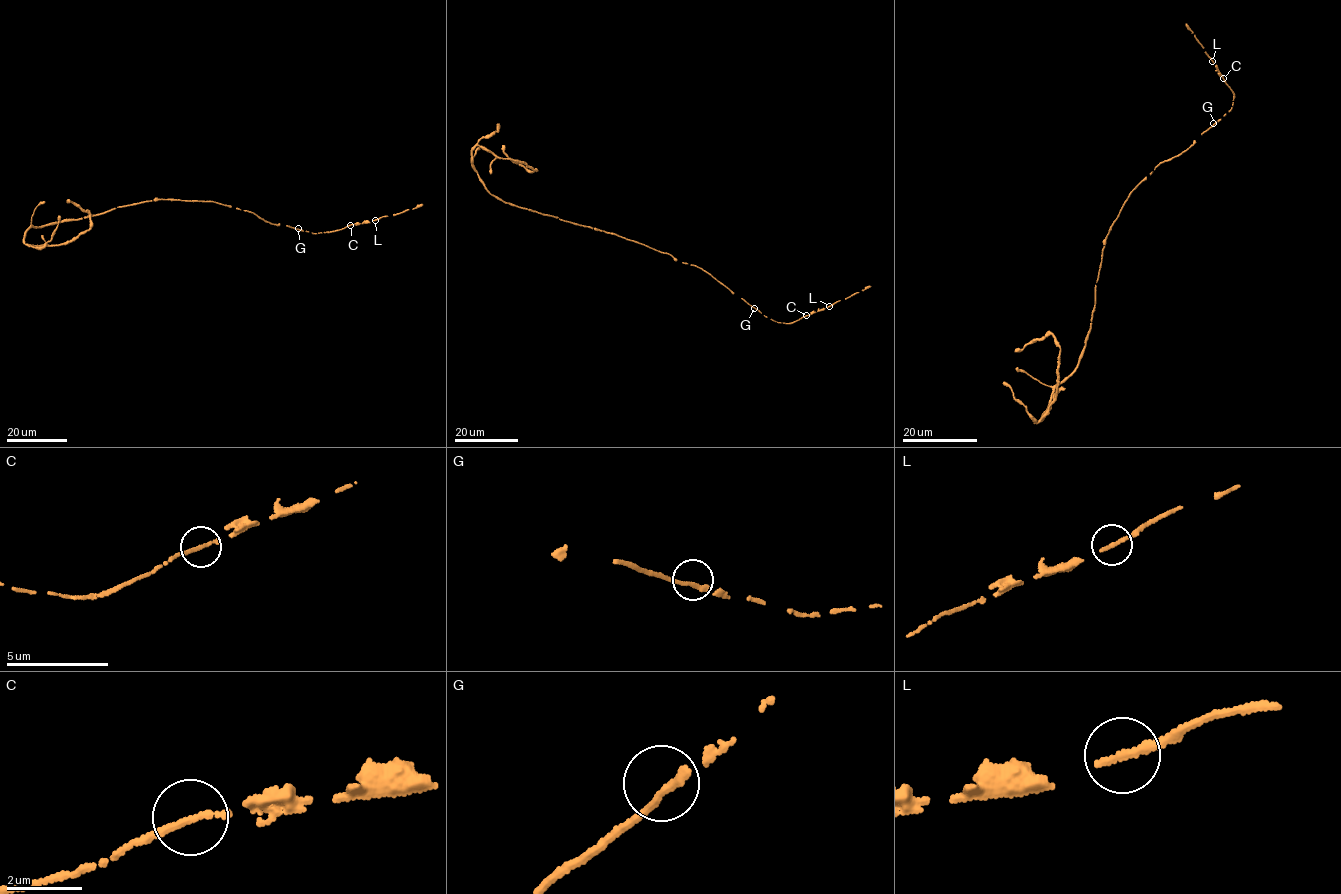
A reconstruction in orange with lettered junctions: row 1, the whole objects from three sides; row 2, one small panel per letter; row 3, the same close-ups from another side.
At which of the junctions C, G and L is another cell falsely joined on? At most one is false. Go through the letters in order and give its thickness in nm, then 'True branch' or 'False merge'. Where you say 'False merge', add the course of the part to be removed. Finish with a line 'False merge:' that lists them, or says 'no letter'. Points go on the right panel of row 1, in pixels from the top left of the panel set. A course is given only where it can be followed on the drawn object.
C: Thickness 240 nm. True branch
G: Thickness 240 nm. True branch
L: Thickness 240 nm. True branch
False merge: no letter

